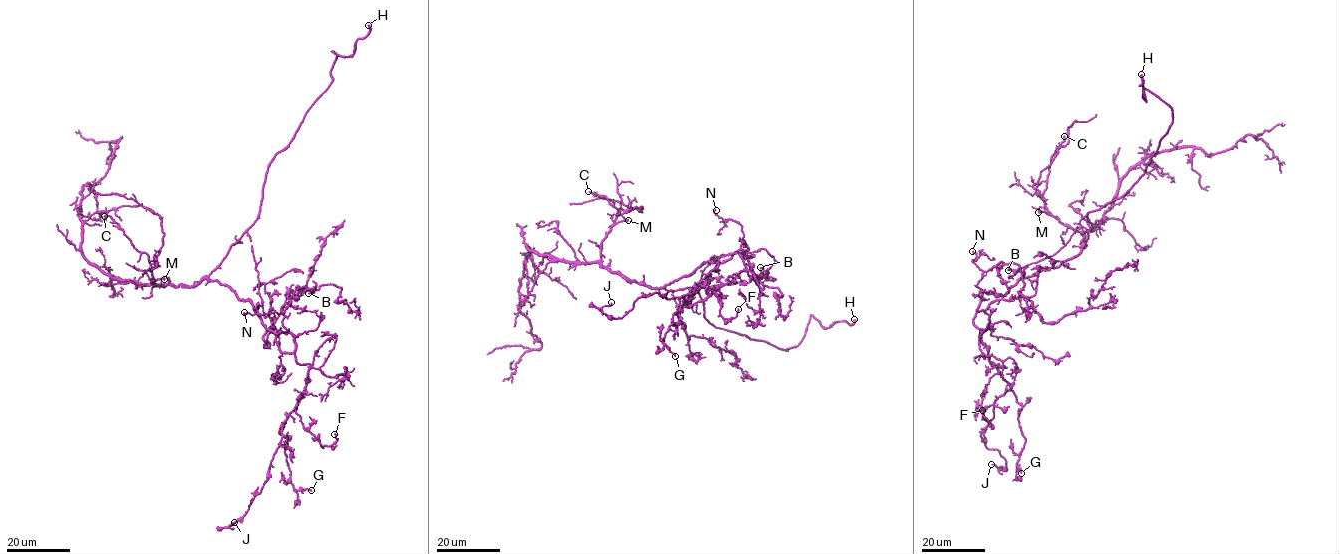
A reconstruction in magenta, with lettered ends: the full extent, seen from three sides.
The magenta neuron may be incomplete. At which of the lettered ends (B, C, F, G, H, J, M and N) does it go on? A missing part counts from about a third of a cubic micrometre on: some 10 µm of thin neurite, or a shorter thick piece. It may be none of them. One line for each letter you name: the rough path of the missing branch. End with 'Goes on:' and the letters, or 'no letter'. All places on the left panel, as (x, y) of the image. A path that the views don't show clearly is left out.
Goes on: C, H, M

